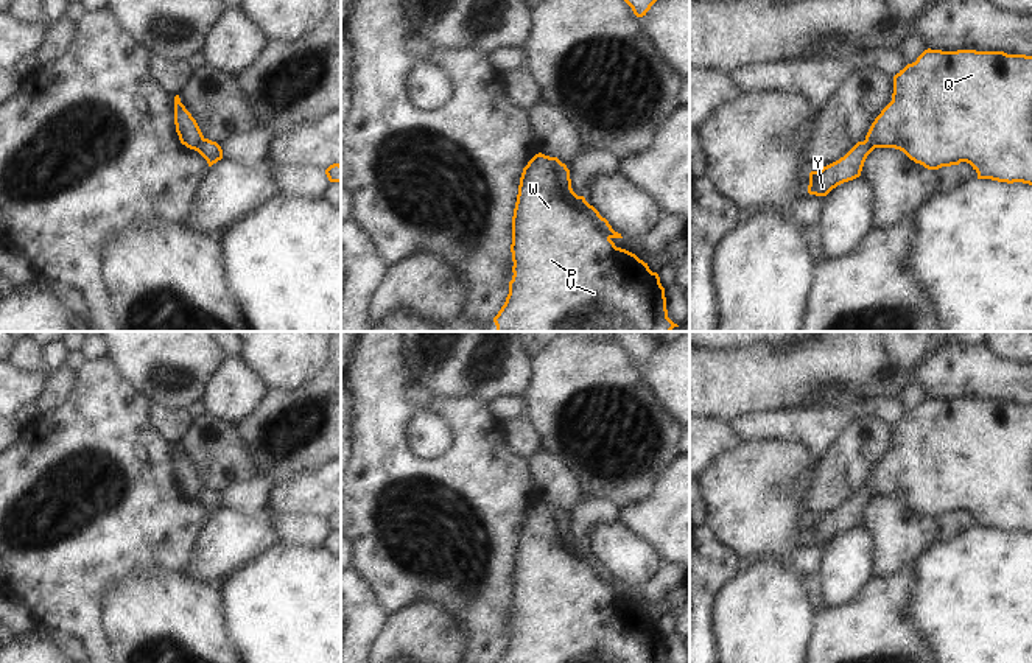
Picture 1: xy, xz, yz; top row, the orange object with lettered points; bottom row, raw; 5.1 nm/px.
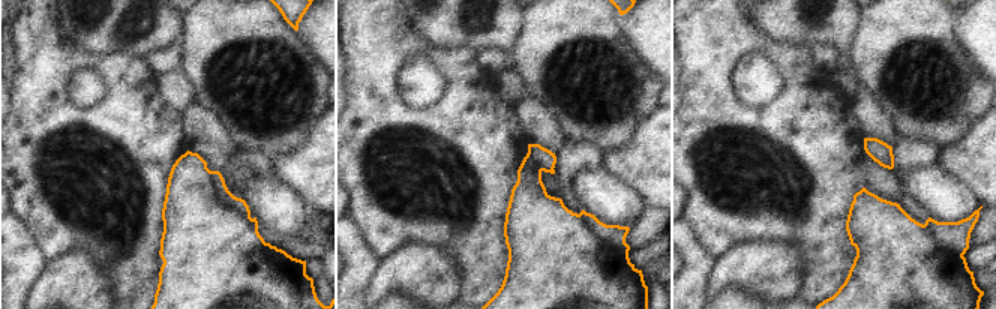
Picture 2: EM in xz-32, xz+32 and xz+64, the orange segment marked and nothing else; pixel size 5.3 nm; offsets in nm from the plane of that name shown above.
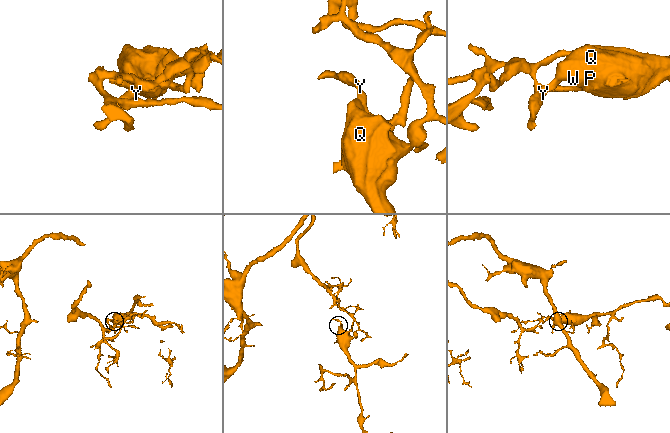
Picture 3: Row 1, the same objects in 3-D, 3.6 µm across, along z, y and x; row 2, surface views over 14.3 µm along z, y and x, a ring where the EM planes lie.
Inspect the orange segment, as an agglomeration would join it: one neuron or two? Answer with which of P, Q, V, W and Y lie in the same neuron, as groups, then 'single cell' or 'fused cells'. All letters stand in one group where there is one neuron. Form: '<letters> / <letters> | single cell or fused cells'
P Q V W / Y | fused cells

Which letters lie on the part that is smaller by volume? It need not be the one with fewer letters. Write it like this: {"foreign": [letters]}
{"foreign": ["P", "Q", "V", "W"]}

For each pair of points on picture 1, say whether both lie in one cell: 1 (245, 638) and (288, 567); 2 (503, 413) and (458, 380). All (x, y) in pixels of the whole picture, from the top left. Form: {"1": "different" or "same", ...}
{"1": "same", "2": "different"}

